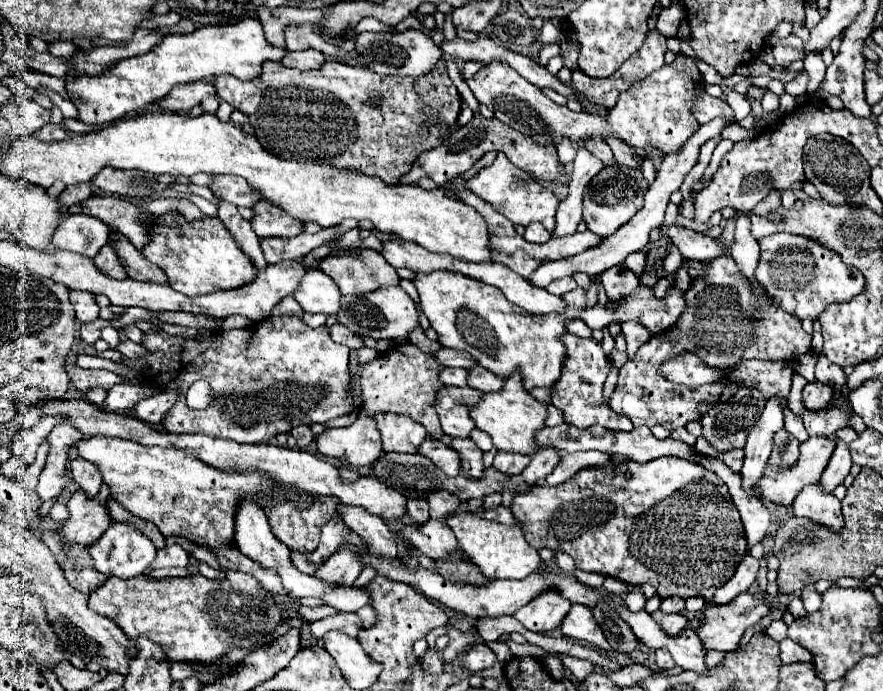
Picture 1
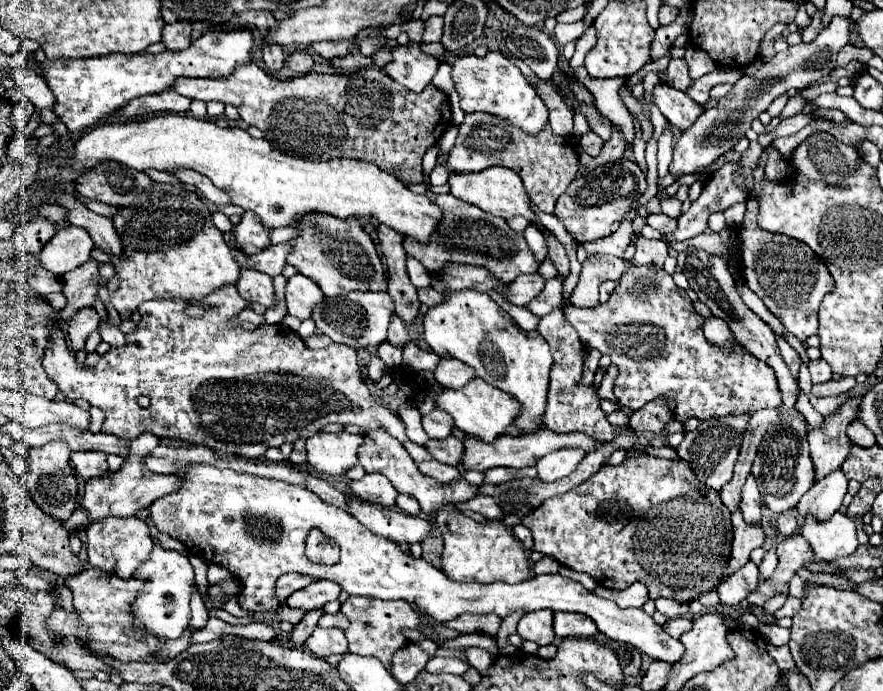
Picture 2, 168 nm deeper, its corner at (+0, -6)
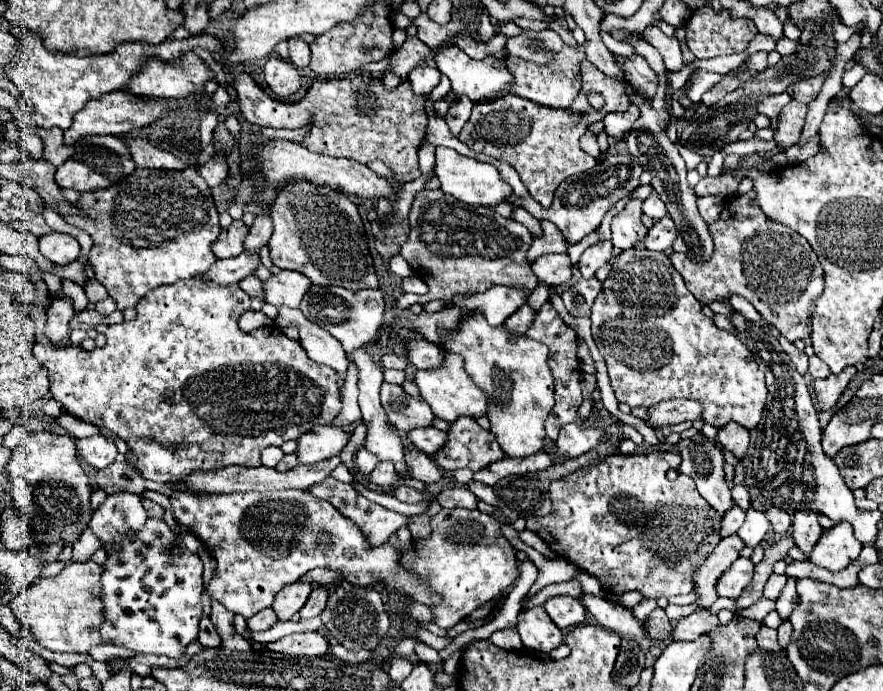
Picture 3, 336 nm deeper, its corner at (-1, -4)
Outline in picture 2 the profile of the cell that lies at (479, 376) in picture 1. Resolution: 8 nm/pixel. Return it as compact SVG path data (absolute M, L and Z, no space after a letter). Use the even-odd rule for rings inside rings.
M443 358L435 370L435 378L445 388L463 388L463 384L475 380L475 370L467 368L467 364L451 358Z

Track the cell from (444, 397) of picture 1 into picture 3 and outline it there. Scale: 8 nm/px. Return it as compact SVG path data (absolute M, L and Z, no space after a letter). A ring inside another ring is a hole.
M382 384L382 406L386 410L388 422L400 432L410 432L418 426L430 426L434 414L424 400L416 400L406 394L398 384Z

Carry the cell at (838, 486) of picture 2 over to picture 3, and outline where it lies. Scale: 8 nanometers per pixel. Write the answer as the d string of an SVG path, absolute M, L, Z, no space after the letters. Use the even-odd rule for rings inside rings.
M798 512L798 514L792 516L792 538L794 538L794 544L802 550L802 554L806 558L812 552L812 546L820 540L822 530L824 528L820 526L816 512Z

